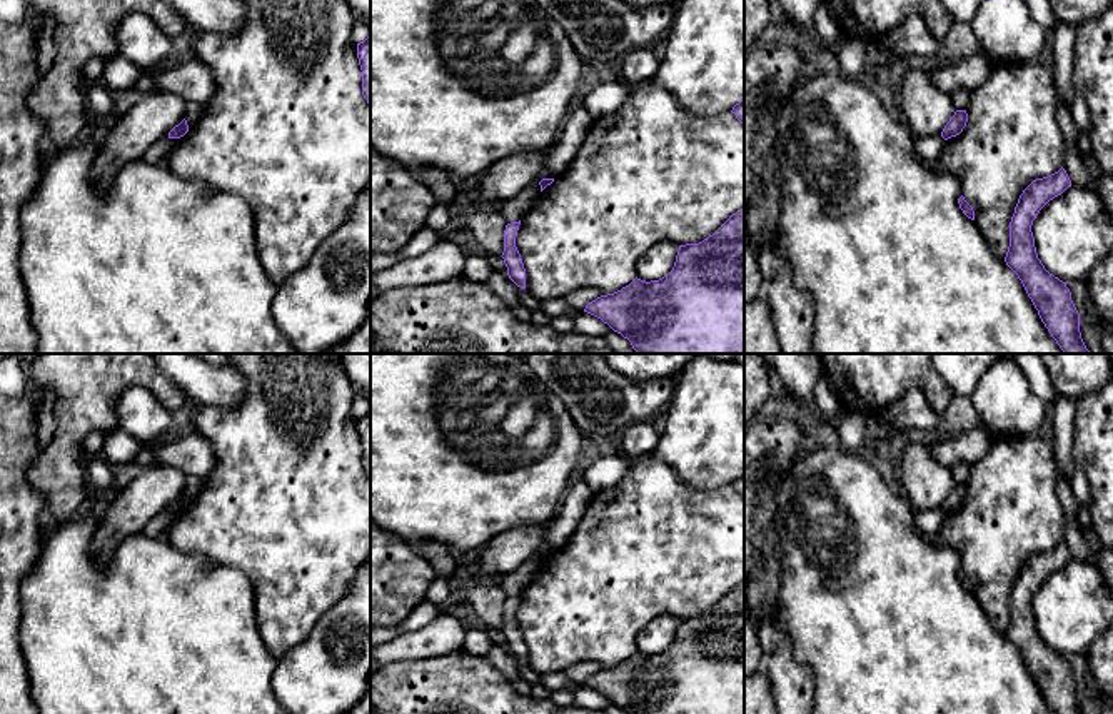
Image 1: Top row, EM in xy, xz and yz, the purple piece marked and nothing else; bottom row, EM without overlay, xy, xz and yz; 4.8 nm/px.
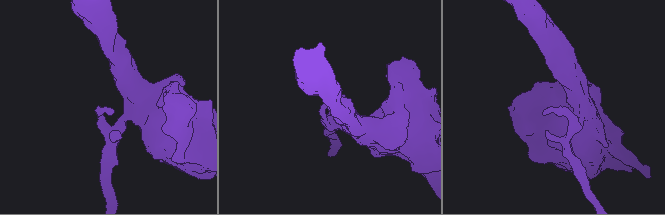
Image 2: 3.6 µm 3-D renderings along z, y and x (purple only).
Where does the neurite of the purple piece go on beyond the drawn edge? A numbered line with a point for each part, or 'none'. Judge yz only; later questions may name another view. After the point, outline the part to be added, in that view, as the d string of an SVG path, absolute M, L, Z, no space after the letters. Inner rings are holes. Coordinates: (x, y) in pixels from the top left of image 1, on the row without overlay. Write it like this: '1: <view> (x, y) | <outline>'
none

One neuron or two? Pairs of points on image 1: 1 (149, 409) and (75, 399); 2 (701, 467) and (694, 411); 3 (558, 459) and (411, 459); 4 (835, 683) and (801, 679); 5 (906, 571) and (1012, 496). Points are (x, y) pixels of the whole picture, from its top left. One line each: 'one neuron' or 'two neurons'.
1: two neurons
2: one neuron
3: one neuron
4: two neurons
5: two neurons

